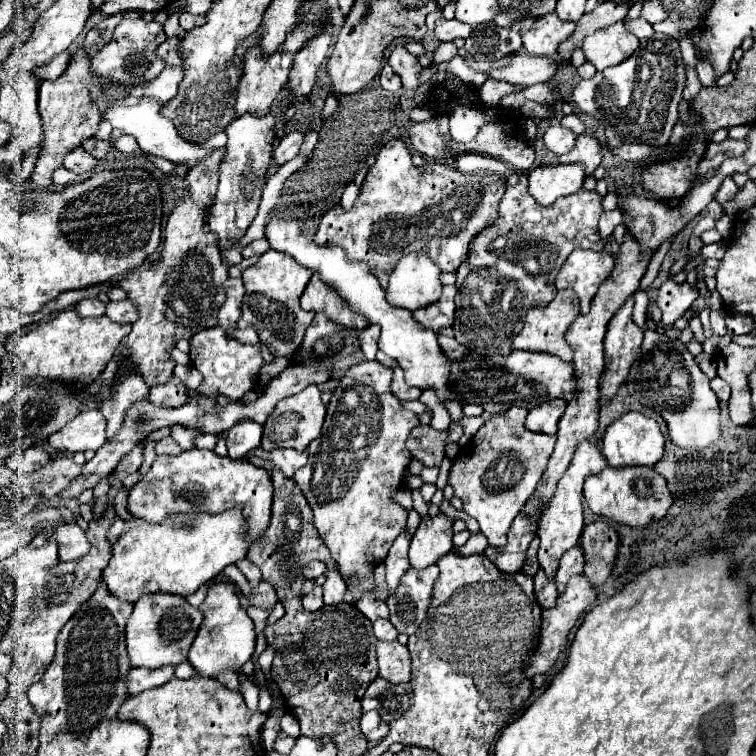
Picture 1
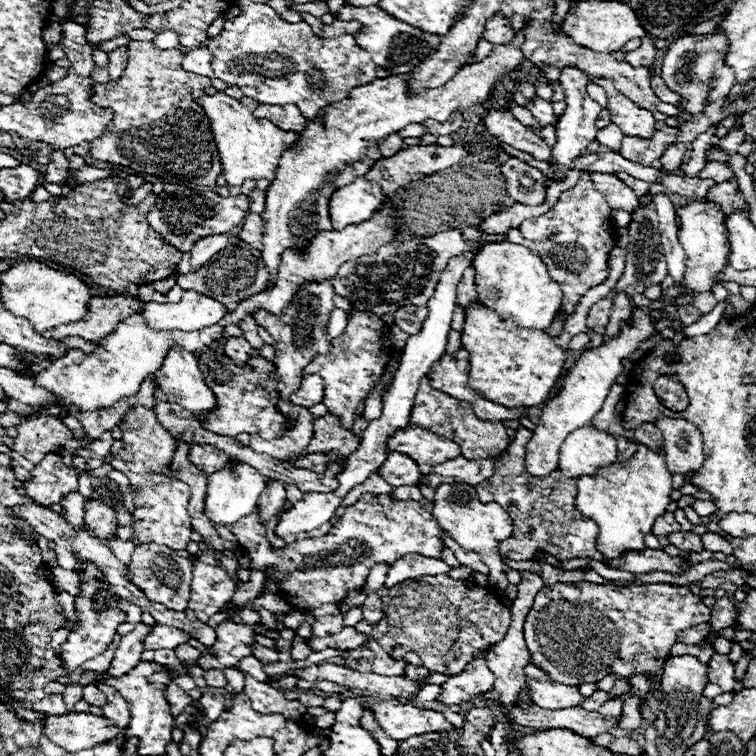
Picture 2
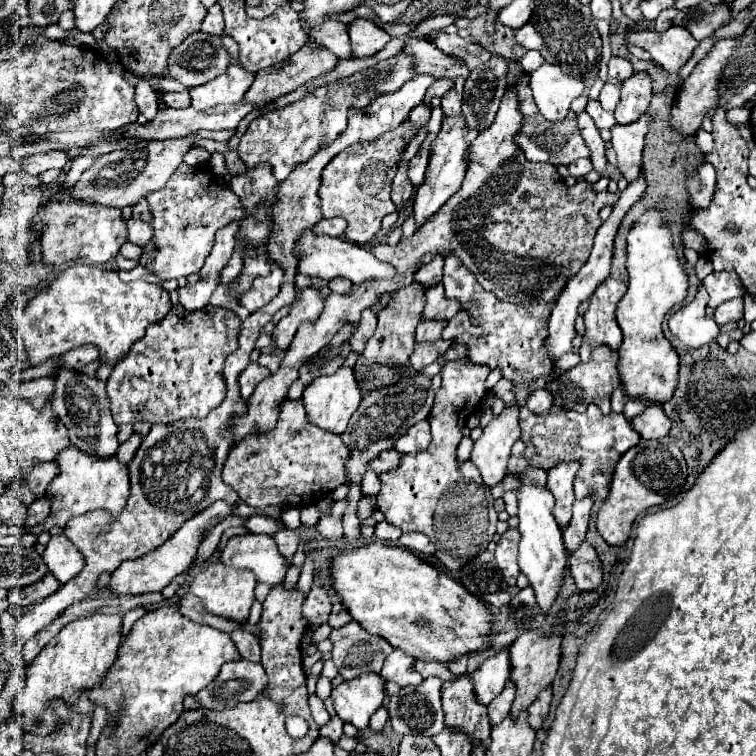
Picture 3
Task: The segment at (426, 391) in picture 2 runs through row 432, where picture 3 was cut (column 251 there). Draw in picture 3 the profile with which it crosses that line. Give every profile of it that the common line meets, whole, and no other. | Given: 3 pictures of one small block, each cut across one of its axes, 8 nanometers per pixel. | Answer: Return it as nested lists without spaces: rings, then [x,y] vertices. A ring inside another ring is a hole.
[[[286,400],[272,432],[250,434],[230,450],[222,478],[238,492],[240,500],[252,508],[304,508],[318,504],[346,482],[346,460],[348,448],[344,448],[342,438],[310,426],[302,400]]]

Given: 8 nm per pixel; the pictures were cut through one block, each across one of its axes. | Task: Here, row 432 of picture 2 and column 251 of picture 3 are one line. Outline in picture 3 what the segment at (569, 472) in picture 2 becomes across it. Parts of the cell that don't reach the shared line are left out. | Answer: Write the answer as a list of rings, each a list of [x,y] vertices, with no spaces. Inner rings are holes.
[[[222,562],[206,564],[198,574],[192,576],[192,582],[190,582],[190,592],[196,594],[212,614],[224,616],[236,622],[244,622],[248,618],[250,608],[254,604],[254,588],[256,588],[256,576],[250,570],[224,566]]]

